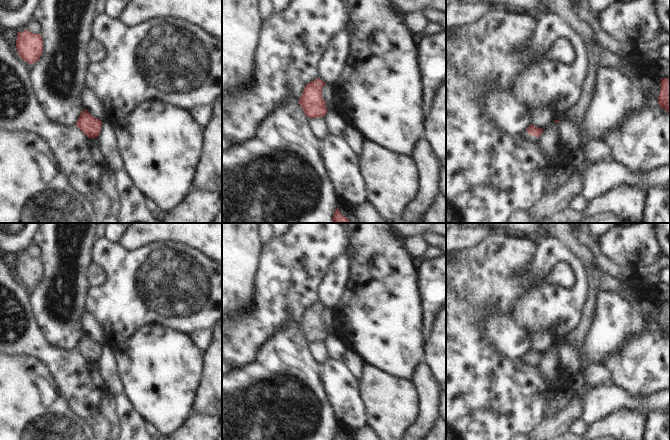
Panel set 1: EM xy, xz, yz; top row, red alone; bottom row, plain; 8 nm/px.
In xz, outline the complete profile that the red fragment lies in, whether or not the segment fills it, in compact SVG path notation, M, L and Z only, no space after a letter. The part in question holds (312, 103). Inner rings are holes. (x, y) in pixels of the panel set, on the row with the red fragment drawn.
M320 78L306 84L303 94L299 98L299 104L306 117L313 119L326 115L328 110L322 97L322 88L325 85Z

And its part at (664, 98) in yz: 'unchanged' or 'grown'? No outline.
unchanged

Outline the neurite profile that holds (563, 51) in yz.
M560 38L550 46L546 53L550 60L557 60L565 64L571 64L576 59L576 53L570 41Z

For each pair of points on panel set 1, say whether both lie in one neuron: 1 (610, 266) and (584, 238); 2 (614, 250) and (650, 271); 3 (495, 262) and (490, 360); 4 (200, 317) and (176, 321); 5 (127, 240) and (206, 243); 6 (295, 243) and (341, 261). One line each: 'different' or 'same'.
1: same
2: different
3: same
4: same
5: same
6: different

